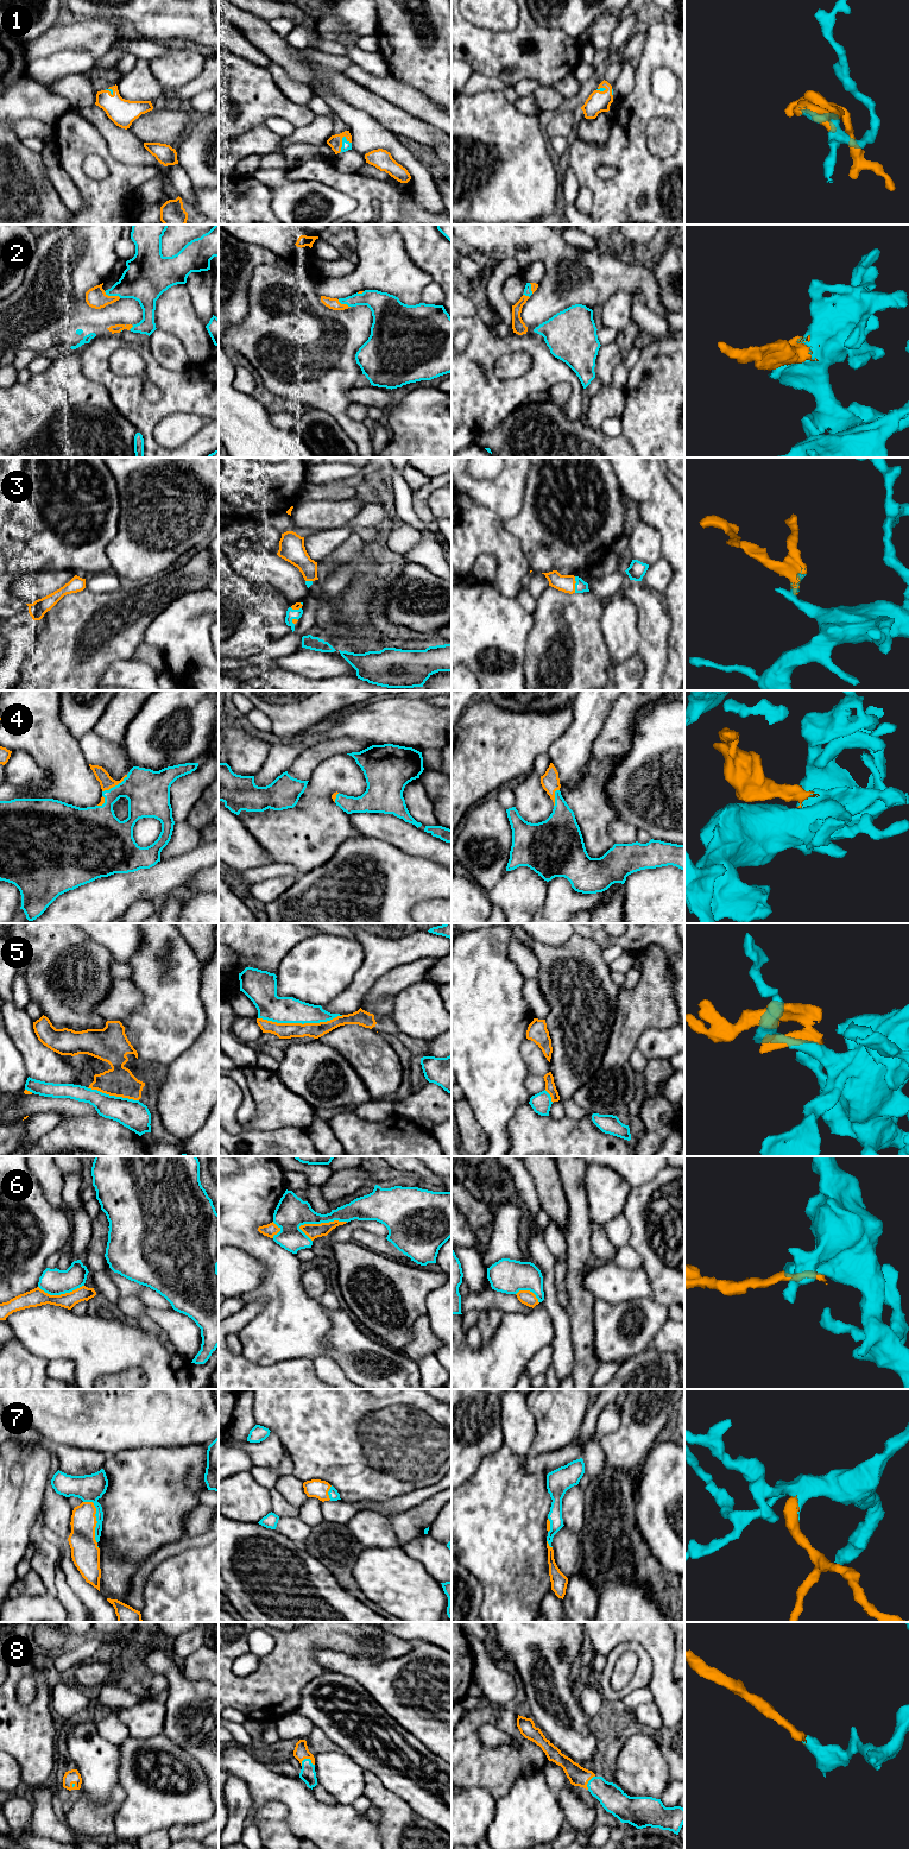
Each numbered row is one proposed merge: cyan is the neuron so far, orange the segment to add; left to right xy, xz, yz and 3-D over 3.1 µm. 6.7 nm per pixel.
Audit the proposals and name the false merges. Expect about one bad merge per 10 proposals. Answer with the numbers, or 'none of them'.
6

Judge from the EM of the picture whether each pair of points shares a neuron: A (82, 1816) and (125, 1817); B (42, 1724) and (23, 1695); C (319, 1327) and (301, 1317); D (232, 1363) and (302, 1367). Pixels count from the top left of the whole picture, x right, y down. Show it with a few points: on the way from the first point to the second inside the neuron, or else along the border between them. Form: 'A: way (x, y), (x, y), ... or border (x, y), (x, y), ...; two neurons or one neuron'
A: border (125, 1791), (125, 1798), (114, 1817), (112, 1836); two neurons
B: border (31, 1676), (35, 1680), (35, 1696), (24, 1704); two neurons
C: way (314, 1324), (305, 1321); one neuron
D: way (250, 1374), (284, 1374); one neuron

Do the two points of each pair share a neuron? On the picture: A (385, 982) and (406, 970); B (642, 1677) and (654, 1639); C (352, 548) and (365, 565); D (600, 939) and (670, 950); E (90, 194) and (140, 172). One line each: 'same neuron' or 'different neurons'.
A: same neuron
B: different neurons
C: different neurons
D: same neuron
E: same neuron

